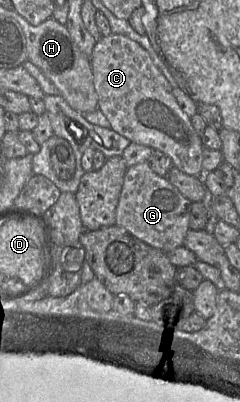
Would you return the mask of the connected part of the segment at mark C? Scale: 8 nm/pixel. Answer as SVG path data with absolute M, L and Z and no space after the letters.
M111 33L102 36L94 46L90 57L94 88L98 95L98 109L108 119L112 130L131 142L146 145L168 155L173 166L180 171L203 177L202 151L204 145L189 117L179 106L172 92L172 86L155 66L148 52L137 42L123 34Z

